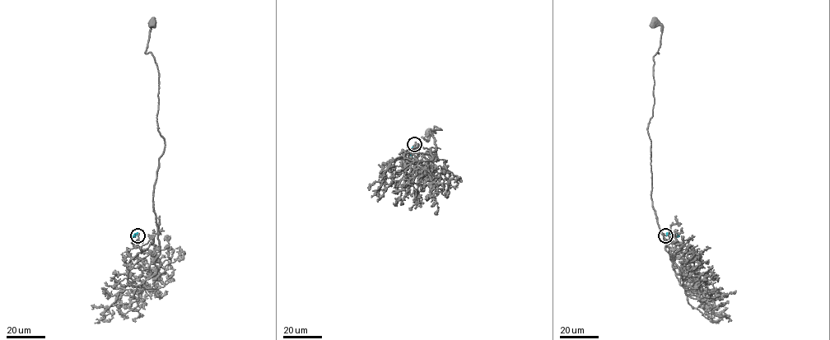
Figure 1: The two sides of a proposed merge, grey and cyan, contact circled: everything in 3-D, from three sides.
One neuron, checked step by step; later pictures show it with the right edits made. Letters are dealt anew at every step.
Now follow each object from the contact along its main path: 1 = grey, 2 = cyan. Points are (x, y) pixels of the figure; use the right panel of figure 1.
1: (665, 235), (681, 285), (652, 206), (647, 126), (661, 31), (655, 21)
2: (665, 235), (678, 235)

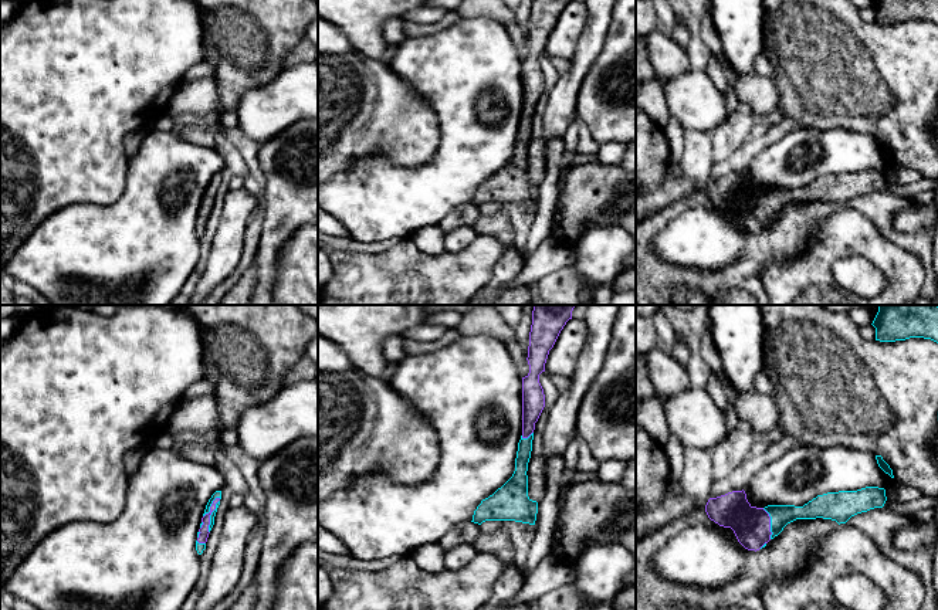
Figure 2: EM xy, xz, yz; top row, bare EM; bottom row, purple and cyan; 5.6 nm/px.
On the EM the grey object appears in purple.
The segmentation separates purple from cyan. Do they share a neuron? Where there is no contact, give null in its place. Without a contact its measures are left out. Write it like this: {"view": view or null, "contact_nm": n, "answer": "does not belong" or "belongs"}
{"view": "yz", "contact_nm": 180, "answer": "belongs"}

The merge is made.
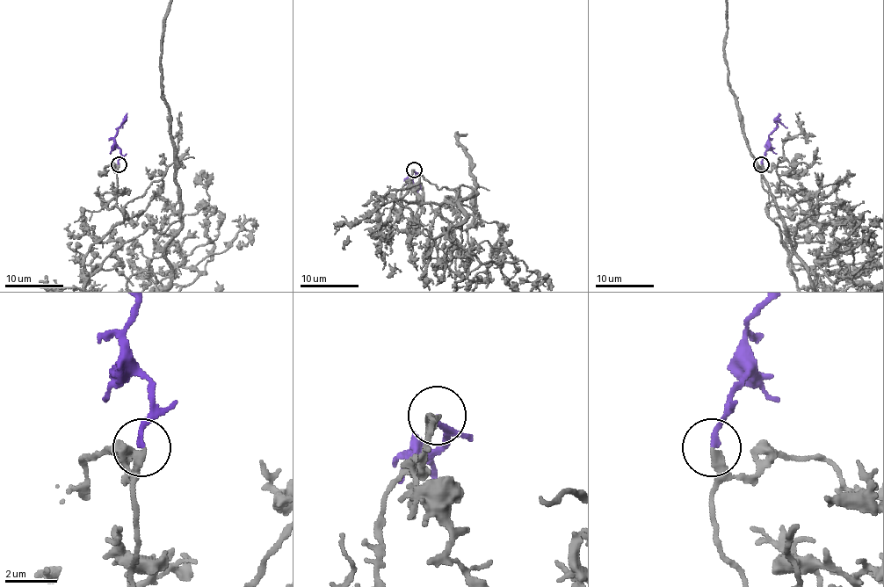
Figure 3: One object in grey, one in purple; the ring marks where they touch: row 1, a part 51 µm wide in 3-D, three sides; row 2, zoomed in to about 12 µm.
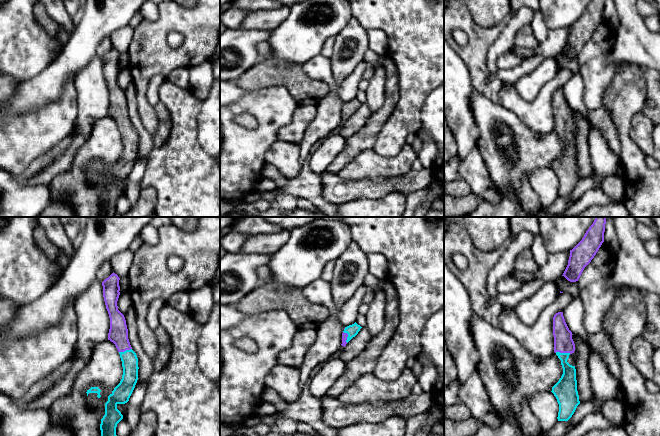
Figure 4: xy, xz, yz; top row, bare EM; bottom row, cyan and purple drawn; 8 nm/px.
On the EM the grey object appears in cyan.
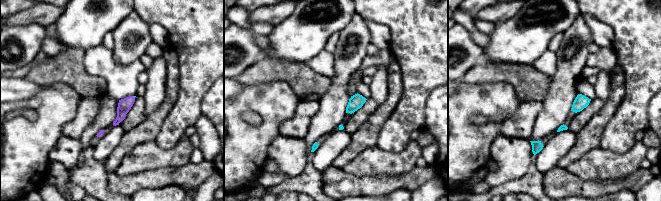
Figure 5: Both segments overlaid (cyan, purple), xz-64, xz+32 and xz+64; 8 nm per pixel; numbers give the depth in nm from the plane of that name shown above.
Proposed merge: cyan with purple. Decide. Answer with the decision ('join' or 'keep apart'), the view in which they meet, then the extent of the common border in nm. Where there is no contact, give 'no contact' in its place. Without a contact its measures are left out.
join; contact in yz; length 130 nm

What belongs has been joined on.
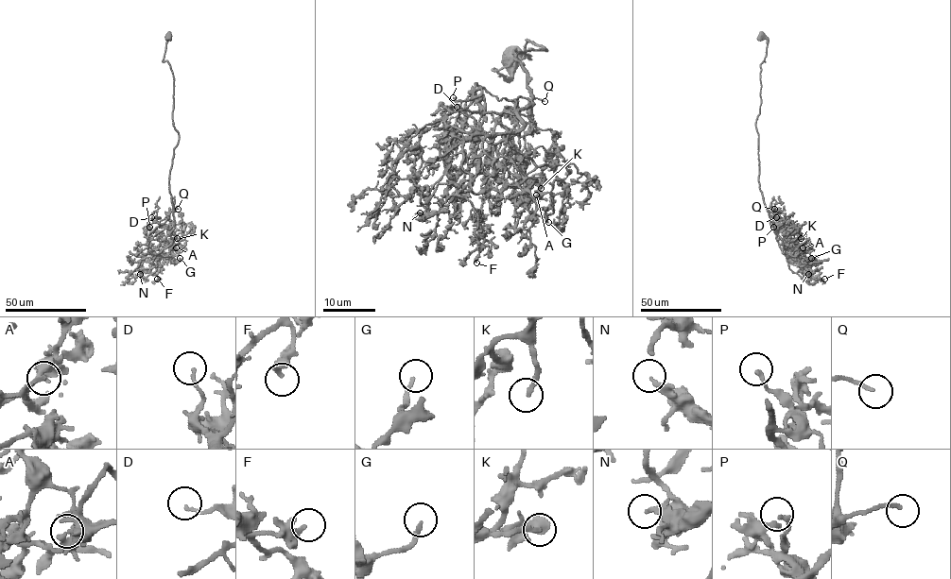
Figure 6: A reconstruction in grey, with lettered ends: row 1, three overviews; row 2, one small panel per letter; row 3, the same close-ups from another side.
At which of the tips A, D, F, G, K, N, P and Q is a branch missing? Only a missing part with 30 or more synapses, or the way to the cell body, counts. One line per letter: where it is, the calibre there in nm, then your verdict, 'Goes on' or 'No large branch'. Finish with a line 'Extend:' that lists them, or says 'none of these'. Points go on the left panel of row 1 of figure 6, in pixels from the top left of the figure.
A: Place: (176, 247). Thickness 130 nm. No large branch
D: Place: (151, 217). Thickness 120 nm. No large branch
F: Place: (157, 279). Thickness 220 nm. No large branch
G: Place: (180, 258). Thickness 160 nm. Goes on
K: Place: (177, 238). Thickness 200 nm. Goes on
N: Place: (140, 274). Thickness 140 nm. No large branch
P: Place: (149, 227). Thickness 170 nm. No large branch
Q: Place: (178, 209). Thickness 150 nm. Goes on
Extend: G, K, Q

